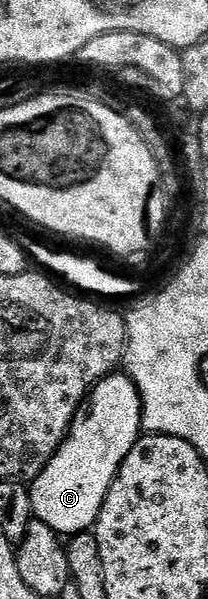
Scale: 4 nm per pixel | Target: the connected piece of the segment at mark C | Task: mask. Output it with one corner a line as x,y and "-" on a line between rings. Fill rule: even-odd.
115,372
107,378
101,378
86,395
86,399
78,405
74,419
70,421
70,432
62,441
60,449
52,456
52,460
48,460
40,476
36,476
33,482
29,483
34,518
48,524
48,528
52,528
60,536
87,533
98,521
98,513
108,496
108,488
120,464
126,459
128,452
132,452
142,433
142,397
130,375

